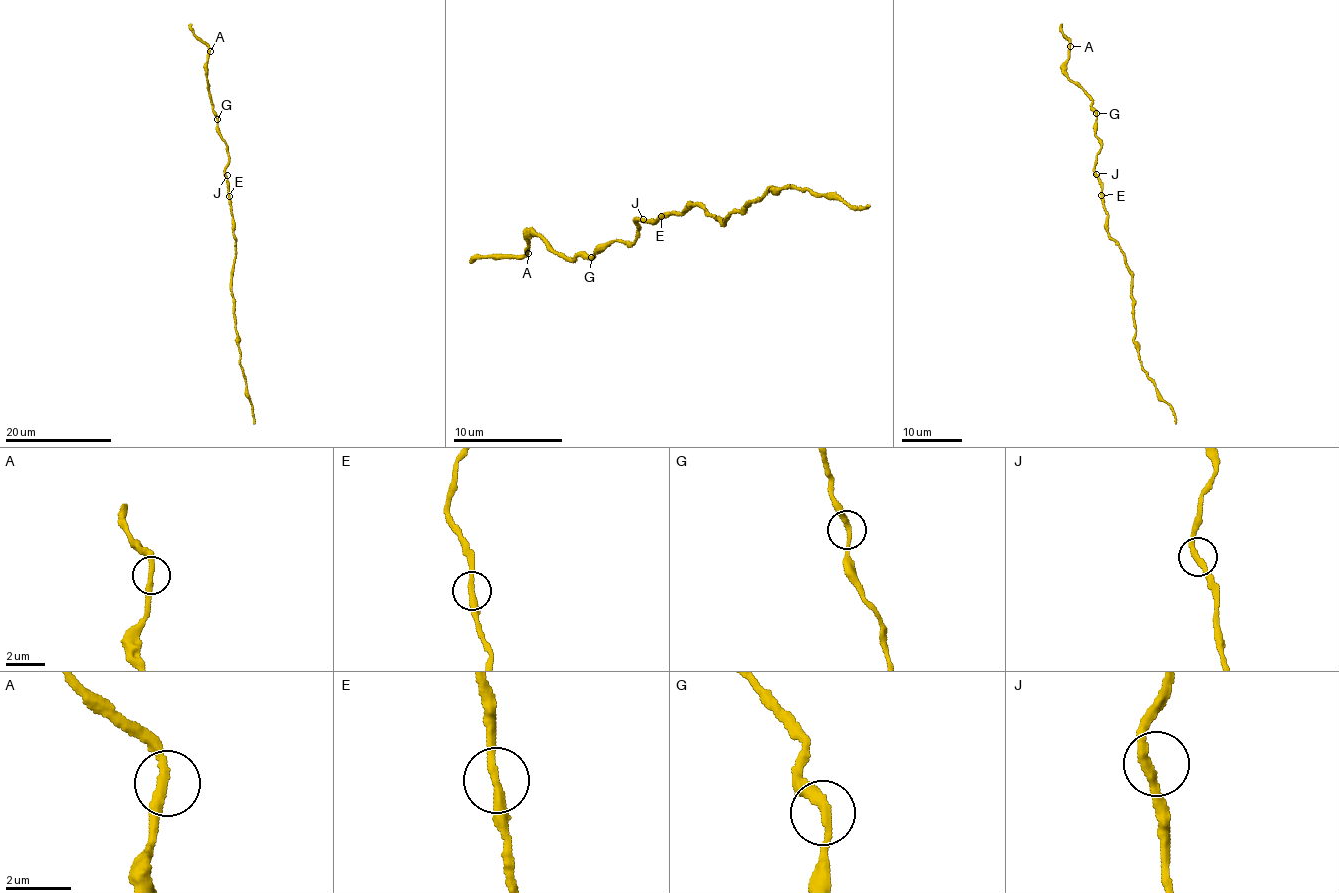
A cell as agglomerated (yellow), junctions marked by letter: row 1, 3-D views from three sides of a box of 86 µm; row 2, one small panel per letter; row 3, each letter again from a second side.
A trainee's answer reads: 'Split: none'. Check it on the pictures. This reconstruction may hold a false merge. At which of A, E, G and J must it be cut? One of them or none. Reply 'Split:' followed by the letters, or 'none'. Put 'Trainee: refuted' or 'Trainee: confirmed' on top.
Trainee: confirmed
Split: none

